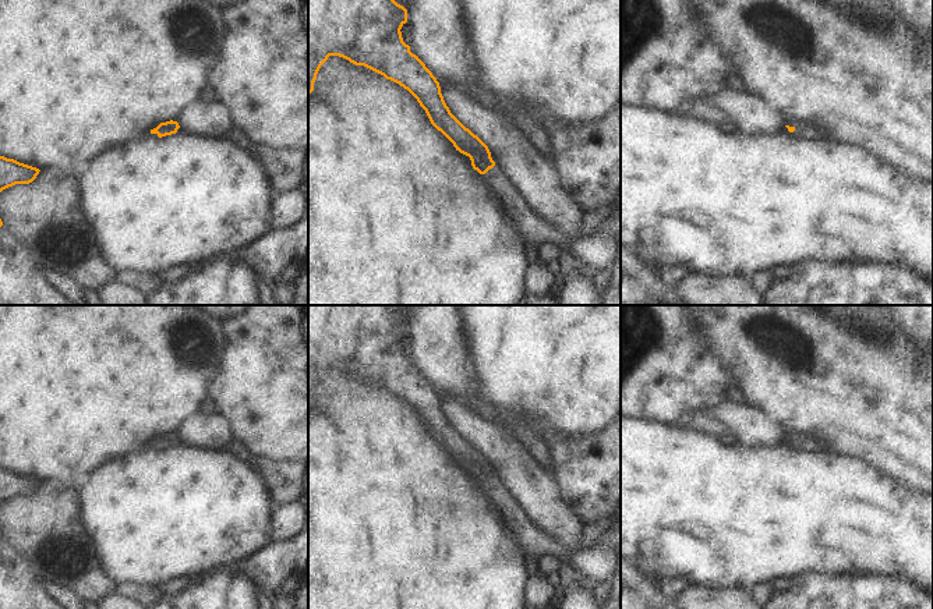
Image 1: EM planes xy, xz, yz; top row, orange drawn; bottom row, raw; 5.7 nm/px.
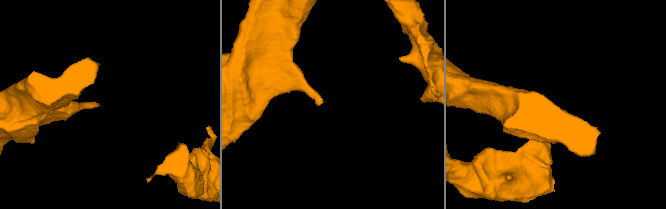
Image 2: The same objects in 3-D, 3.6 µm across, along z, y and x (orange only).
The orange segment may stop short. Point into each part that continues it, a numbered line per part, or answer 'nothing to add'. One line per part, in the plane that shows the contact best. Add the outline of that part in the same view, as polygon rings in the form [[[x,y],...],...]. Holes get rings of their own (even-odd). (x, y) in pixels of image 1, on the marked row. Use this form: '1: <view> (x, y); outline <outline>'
1: xz (533, 229); outline [[[492,153],[491,157],[495,162],[495,166],[485,174],[481,174],[483,181],[492,190],[501,206],[516,222],[523,242],[543,244],[549,241],[559,248],[569,247],[575,238],[556,226],[543,220],[533,209],[530,209],[522,199],[520,192],[505,176]]]

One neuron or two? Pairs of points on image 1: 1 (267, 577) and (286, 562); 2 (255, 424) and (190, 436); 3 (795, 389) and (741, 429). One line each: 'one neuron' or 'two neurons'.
1: one neuron
2: two neurons
3: two neurons

